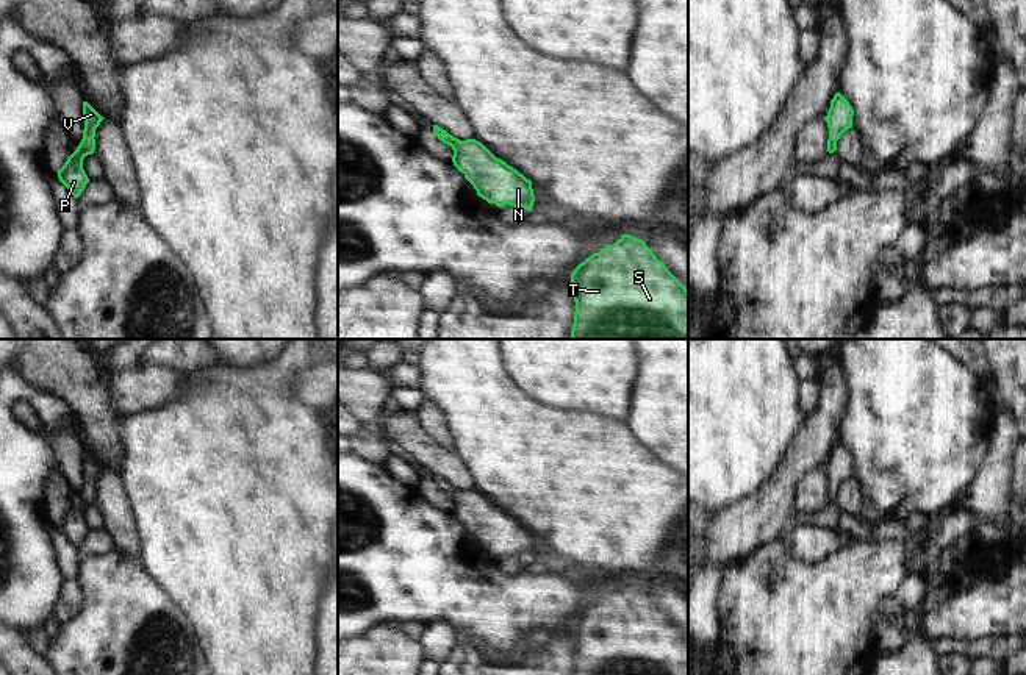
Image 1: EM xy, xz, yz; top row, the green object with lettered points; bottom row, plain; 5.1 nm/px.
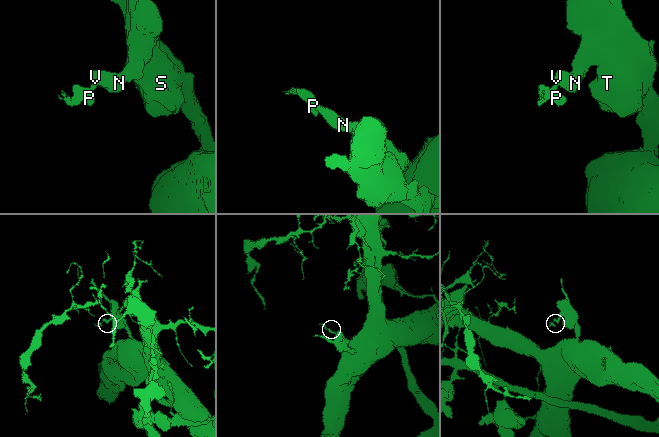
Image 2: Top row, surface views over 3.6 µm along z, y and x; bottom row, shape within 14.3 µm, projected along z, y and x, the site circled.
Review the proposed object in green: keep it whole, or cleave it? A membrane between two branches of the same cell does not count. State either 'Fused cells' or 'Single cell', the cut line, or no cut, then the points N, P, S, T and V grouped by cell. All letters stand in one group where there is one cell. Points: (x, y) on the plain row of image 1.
Single cell. No split. Groups: N P S T V

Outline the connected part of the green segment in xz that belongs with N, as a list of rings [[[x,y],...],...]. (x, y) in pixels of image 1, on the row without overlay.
[[[433,475],[433,483],[452,497],[454,516],[474,536],[479,547],[499,558],[510,555],[530,559],[533,556],[532,531],[496,508],[482,492],[460,491],[438,475]]]

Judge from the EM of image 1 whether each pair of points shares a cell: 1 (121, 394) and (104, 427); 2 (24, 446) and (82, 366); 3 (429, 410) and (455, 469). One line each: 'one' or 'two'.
1: two
2: two
3: two

